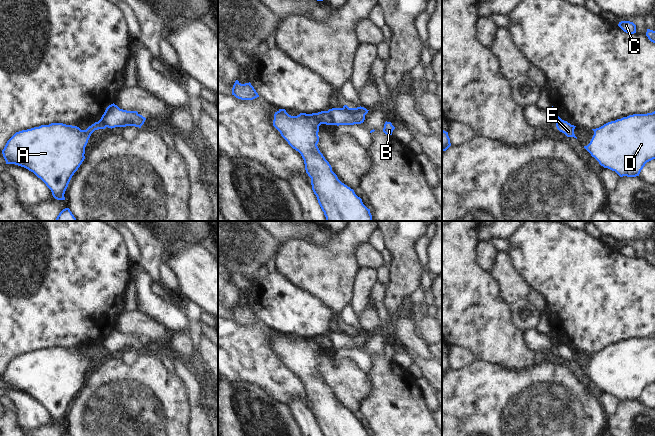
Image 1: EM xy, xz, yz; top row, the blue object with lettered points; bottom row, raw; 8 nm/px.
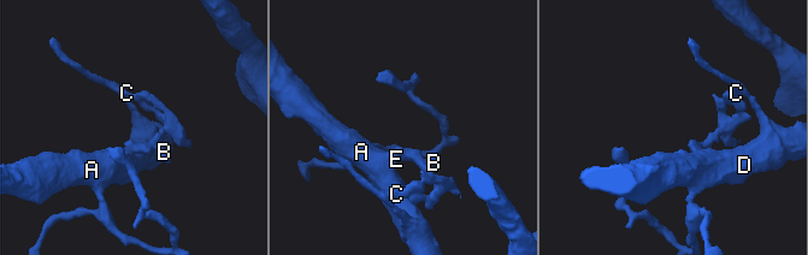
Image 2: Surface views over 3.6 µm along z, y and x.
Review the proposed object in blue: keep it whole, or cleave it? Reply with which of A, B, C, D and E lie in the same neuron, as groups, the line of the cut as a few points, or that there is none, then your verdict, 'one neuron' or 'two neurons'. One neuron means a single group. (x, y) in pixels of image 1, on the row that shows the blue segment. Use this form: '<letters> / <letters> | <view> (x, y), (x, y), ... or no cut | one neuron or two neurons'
A C D E / B | xz (326, 111), (332, 124) | two neurons

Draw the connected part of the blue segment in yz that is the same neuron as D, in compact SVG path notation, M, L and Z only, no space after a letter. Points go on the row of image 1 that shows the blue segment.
M655 111L629 115L592 130L594 135L584 148L620 177L639 176L645 164L655 159Z

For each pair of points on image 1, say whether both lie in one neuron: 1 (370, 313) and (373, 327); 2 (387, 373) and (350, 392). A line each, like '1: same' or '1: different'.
1: same
2: different

